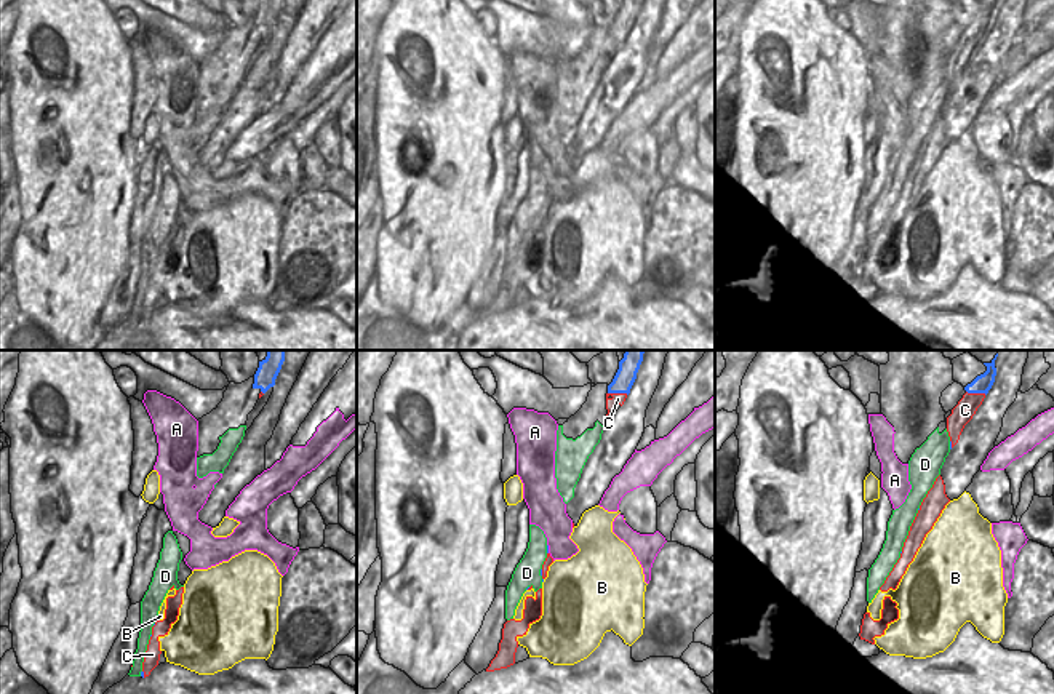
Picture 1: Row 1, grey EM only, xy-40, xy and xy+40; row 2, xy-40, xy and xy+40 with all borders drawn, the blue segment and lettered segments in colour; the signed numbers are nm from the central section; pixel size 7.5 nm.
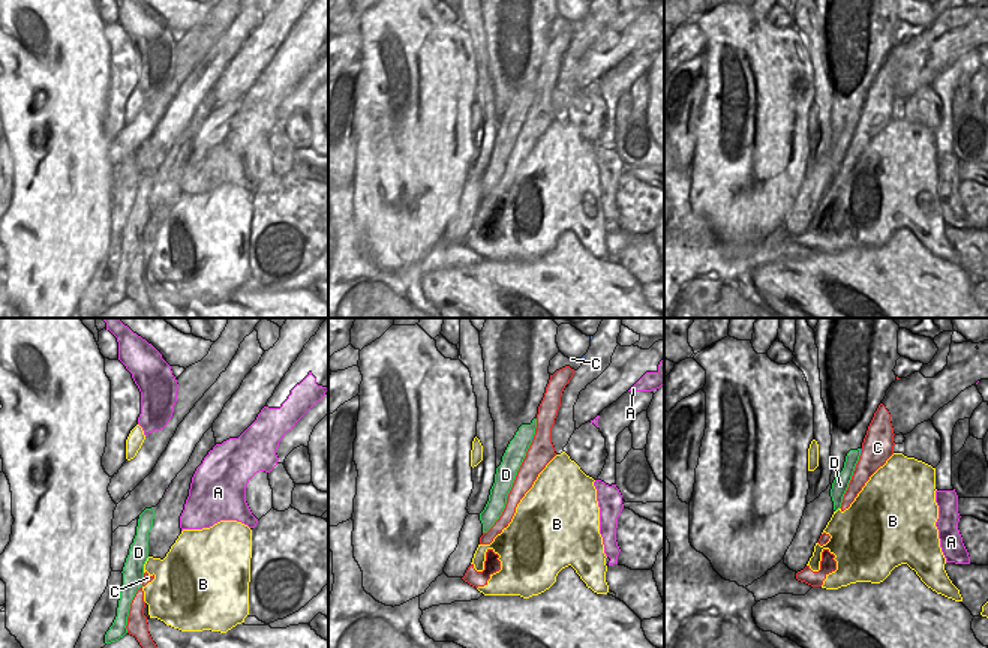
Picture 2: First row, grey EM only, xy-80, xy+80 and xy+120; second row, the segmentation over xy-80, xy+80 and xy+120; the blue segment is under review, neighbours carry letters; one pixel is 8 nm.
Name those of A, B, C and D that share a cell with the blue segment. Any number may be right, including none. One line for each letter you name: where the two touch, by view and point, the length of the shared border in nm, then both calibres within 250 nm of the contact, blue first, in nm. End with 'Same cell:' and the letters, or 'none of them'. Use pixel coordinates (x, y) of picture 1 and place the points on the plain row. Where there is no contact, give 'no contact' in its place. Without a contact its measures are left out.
D: contact xy (547, 191); length 60 nm; calibres 20 and 190 nm
Same cell: D

